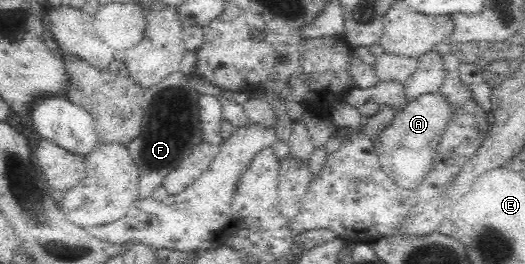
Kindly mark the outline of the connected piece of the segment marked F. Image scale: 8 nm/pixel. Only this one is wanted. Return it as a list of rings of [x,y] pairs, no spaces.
[[[180,69],[169,73],[163,81],[145,91],[142,130],[127,145],[131,160],[139,170],[137,200],[151,198],[152,193],[164,182],[165,176],[169,175],[191,149],[202,141],[198,106],[200,93],[201,86],[197,85],[191,75],[185,75]]]

